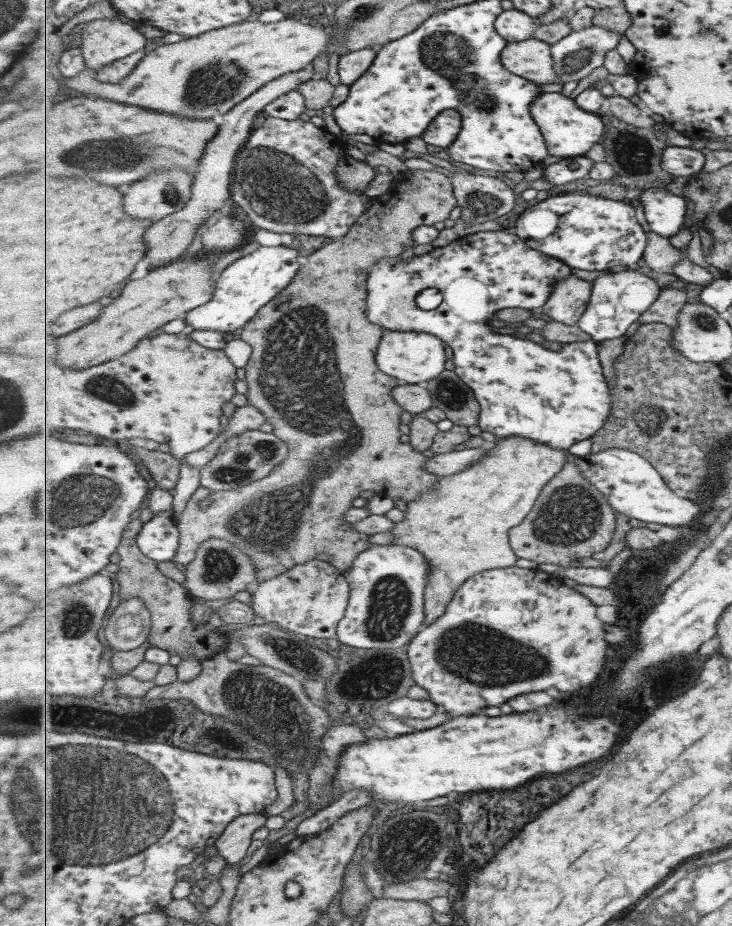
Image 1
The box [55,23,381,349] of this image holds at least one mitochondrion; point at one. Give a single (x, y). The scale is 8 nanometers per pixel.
(273, 181)

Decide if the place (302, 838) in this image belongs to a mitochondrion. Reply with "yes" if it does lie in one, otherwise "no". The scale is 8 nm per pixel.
no

